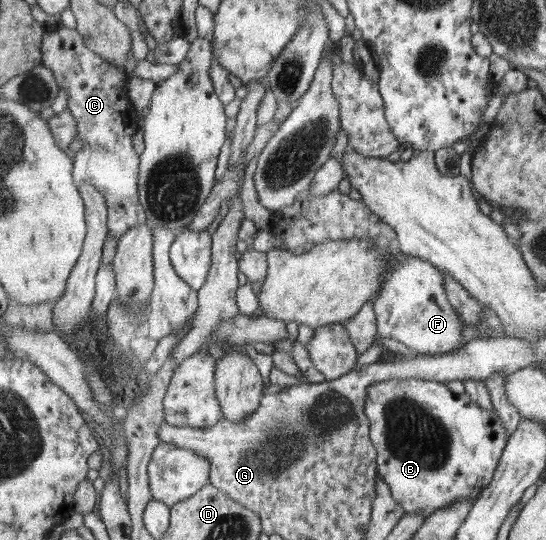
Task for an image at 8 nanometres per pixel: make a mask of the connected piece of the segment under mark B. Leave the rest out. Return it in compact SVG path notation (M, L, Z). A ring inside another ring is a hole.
M418 378L384 380L384 382L372 384L366 393L368 393L368 398L366 398L365 411L371 422L371 436L378 453L377 475L388 484L392 497L404 506L405 516L411 513L423 513L426 517L430 517L437 511L442 511L446 506L454 504L454 502L477 501L482 492L490 487L509 440L508 429L506 429L506 425L504 425L504 421L498 412L482 408L482 405L478 405L476 401L472 400L467 392L454 394L452 390L447 388L446 384L432 380Z

